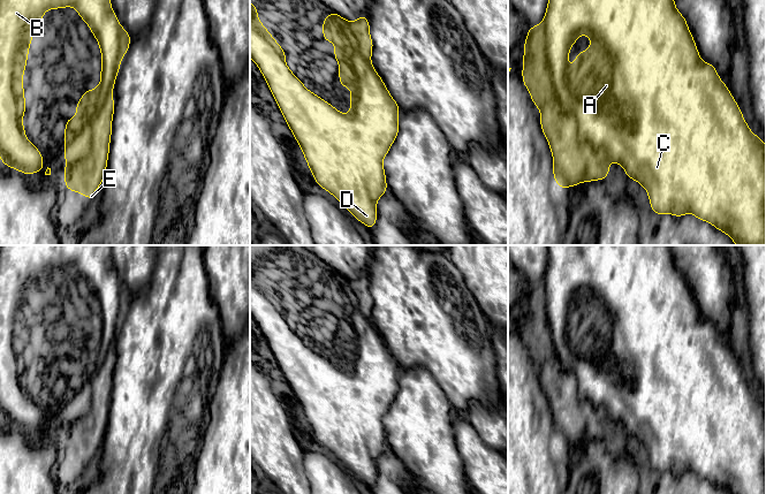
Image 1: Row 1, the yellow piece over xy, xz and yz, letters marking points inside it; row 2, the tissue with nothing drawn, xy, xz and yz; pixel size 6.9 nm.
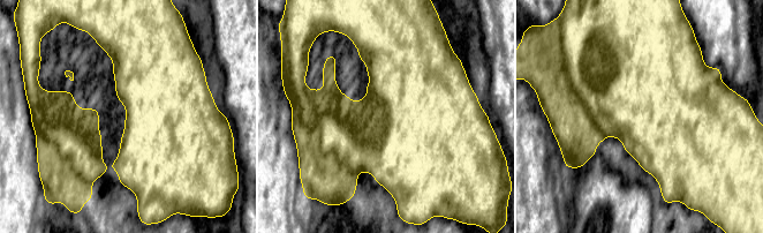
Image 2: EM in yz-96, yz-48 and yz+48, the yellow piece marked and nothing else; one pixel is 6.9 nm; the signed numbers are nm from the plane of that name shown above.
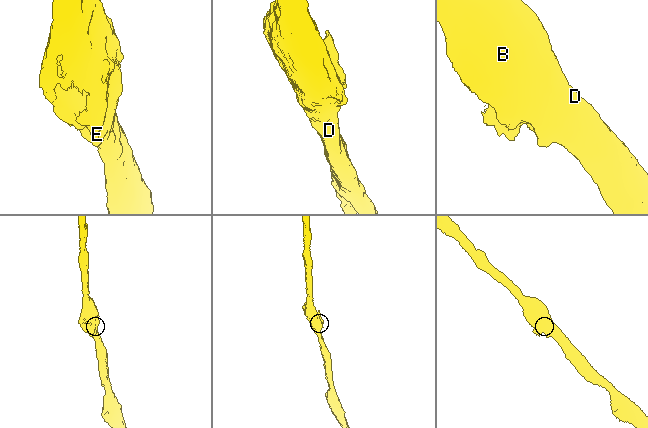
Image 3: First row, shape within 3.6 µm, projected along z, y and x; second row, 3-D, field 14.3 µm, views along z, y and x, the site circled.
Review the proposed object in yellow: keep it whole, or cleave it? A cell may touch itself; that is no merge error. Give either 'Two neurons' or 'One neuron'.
Two neurons

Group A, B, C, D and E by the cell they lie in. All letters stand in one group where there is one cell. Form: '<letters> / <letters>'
A B C D / E

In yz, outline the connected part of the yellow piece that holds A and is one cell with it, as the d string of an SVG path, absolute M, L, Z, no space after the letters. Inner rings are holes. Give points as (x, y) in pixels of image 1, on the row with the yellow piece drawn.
M548 0L541 24L545 46L543 56L553 92L560 111L576 116L579 144L590 147L596 159L602 161L608 159L610 162L620 164L628 178L635 180L646 190L653 213L661 216L672 213L675 218L691 213L700 221L707 221L727 234L736 245L766 245L766 144L750 130L740 106L721 81L715 67L701 61L687 20L677 10L675 0ZM581 35L586 35L591 45L587 51L578 51L570 71L569 52Z

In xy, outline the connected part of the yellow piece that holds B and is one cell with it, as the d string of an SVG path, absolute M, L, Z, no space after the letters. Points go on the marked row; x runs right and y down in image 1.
M0 0L0 159L3 165L25 175L41 172L45 164L41 152L26 138L23 116L26 109L22 77L26 69L29 47L33 33L29 30L31 23L43 23L43 16L48 9L74 7L96 37L101 54L100 83L93 90L84 91L76 104L76 116L66 120L65 127L65 161L67 175L70 167L88 155L92 144L92 126L105 101L112 98L114 84L120 70L122 55L121 25L114 13L111 0Z

